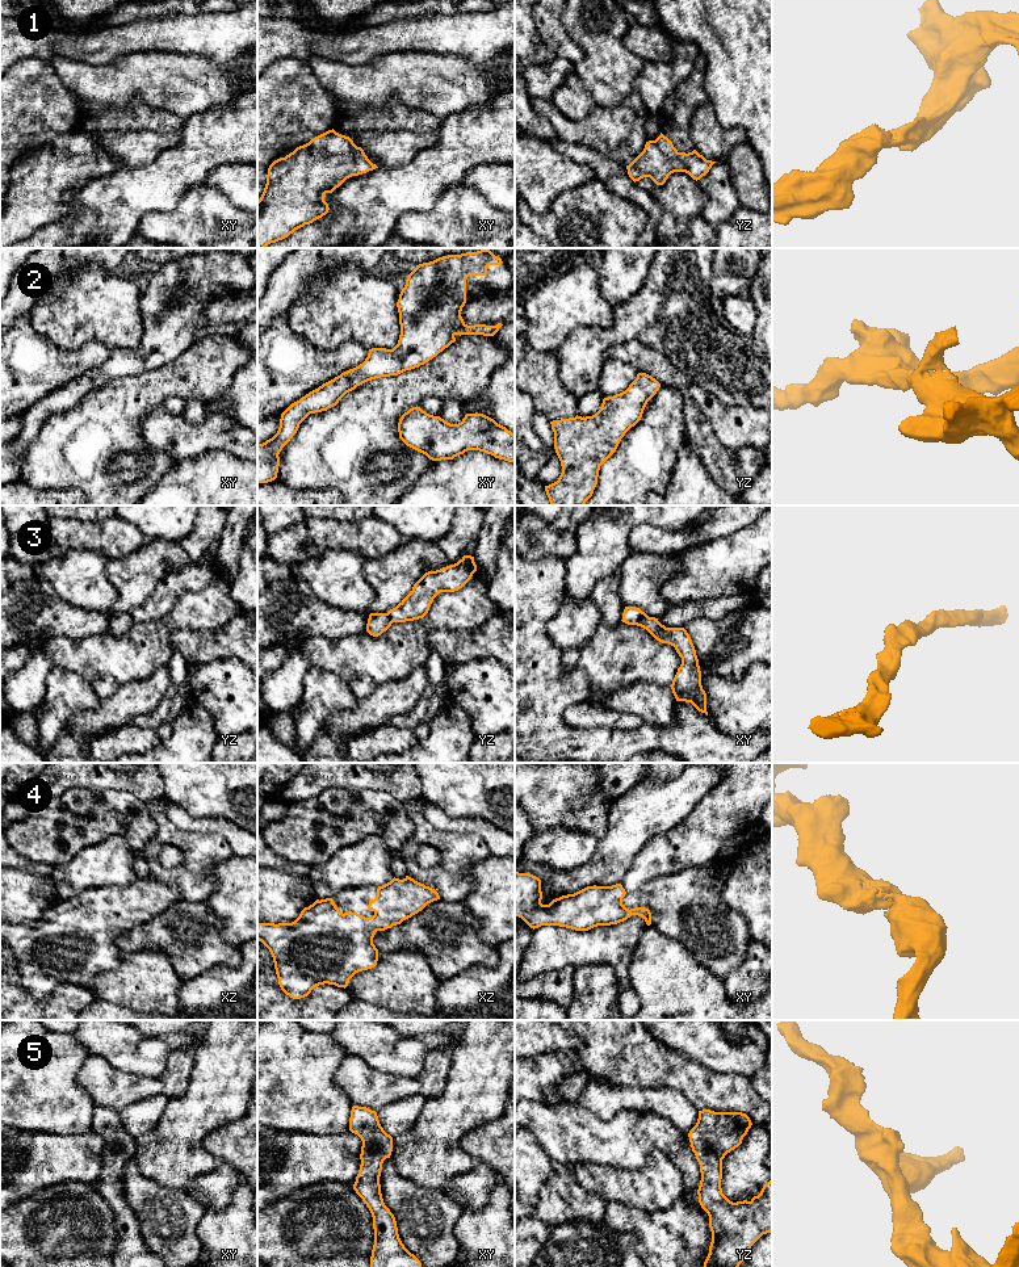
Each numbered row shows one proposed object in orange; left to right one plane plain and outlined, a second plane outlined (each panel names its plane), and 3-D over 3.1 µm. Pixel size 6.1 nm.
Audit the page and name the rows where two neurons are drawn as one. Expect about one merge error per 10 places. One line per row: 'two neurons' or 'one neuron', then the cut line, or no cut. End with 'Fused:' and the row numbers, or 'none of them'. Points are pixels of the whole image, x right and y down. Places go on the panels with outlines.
1: one neuron; cut none
2: one neuron; cut none
3: one neuron; cut none
4: one neuron; cut none
5: one neuron; cut none
Fused: none of them

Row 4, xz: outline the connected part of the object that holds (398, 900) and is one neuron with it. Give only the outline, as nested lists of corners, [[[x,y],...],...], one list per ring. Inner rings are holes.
[[[406,876],[378,886],[377,895],[368,909],[374,913],[365,918],[357,913],[340,913],[332,898],[316,899],[305,907],[292,923],[257,923],[257,940],[271,952],[281,990],[293,999],[307,997],[319,985],[347,987],[358,972],[372,969],[378,961],[373,944],[377,931],[385,931],[422,911],[428,903],[440,899],[439,893]]]

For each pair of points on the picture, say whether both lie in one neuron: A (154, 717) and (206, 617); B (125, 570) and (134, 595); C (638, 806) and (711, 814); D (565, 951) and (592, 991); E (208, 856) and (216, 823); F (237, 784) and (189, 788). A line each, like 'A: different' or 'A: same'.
A: different
B: same
C: different
D: different
E: different
F: same

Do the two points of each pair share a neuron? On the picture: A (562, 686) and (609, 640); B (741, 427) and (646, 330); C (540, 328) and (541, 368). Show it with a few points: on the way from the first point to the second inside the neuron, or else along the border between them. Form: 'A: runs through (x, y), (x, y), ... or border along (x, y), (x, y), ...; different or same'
A: border along (575, 666), (587, 676), (588, 696), (586, 699); different
B: border along (680, 372), (720, 401), (733, 405); different
C: border along (528, 347), (536, 351), (556, 351); different

